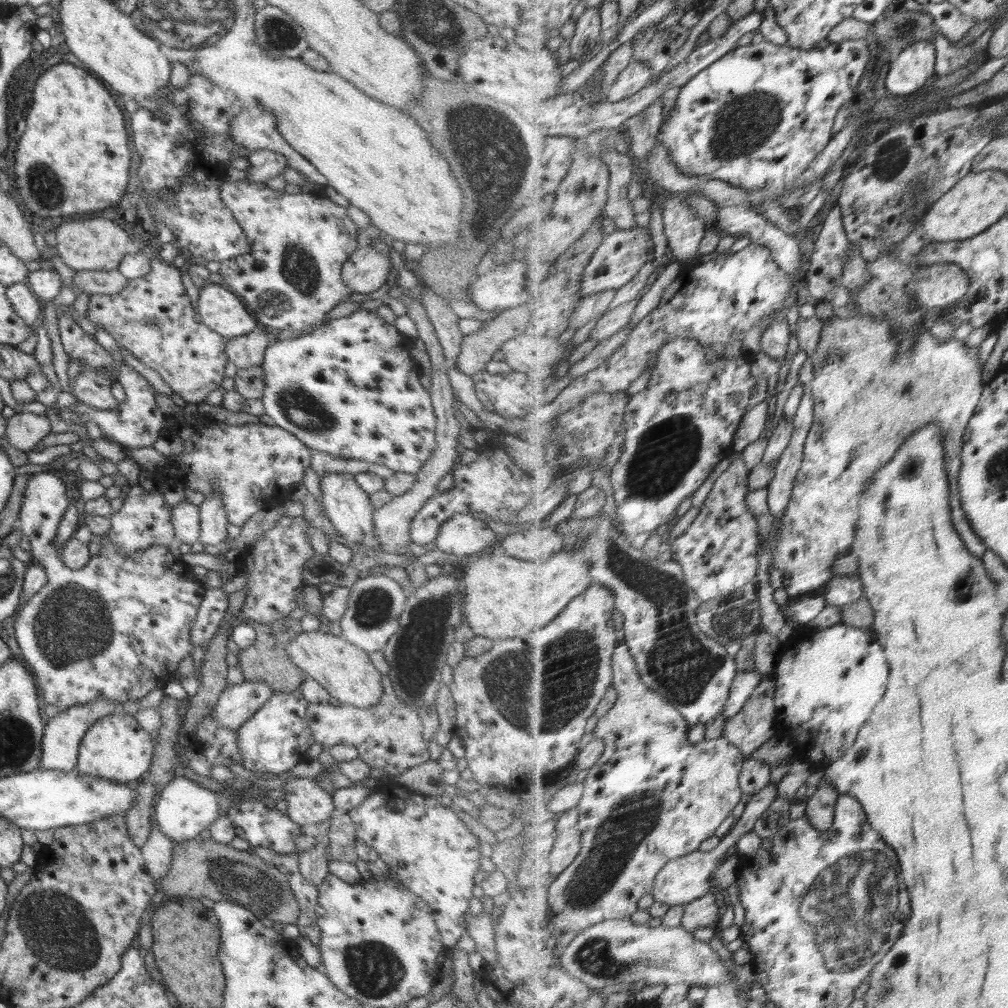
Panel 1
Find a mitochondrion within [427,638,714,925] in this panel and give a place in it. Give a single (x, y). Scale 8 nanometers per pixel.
(634, 818)

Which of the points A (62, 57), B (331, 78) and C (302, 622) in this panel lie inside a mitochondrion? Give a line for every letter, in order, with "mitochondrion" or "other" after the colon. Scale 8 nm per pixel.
A: other
B: other
C: other

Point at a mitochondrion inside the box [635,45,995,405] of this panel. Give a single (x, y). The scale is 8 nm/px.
(745, 122)

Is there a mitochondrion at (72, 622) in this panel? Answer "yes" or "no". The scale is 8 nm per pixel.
yes

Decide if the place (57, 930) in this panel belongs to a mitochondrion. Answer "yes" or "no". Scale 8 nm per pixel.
yes

